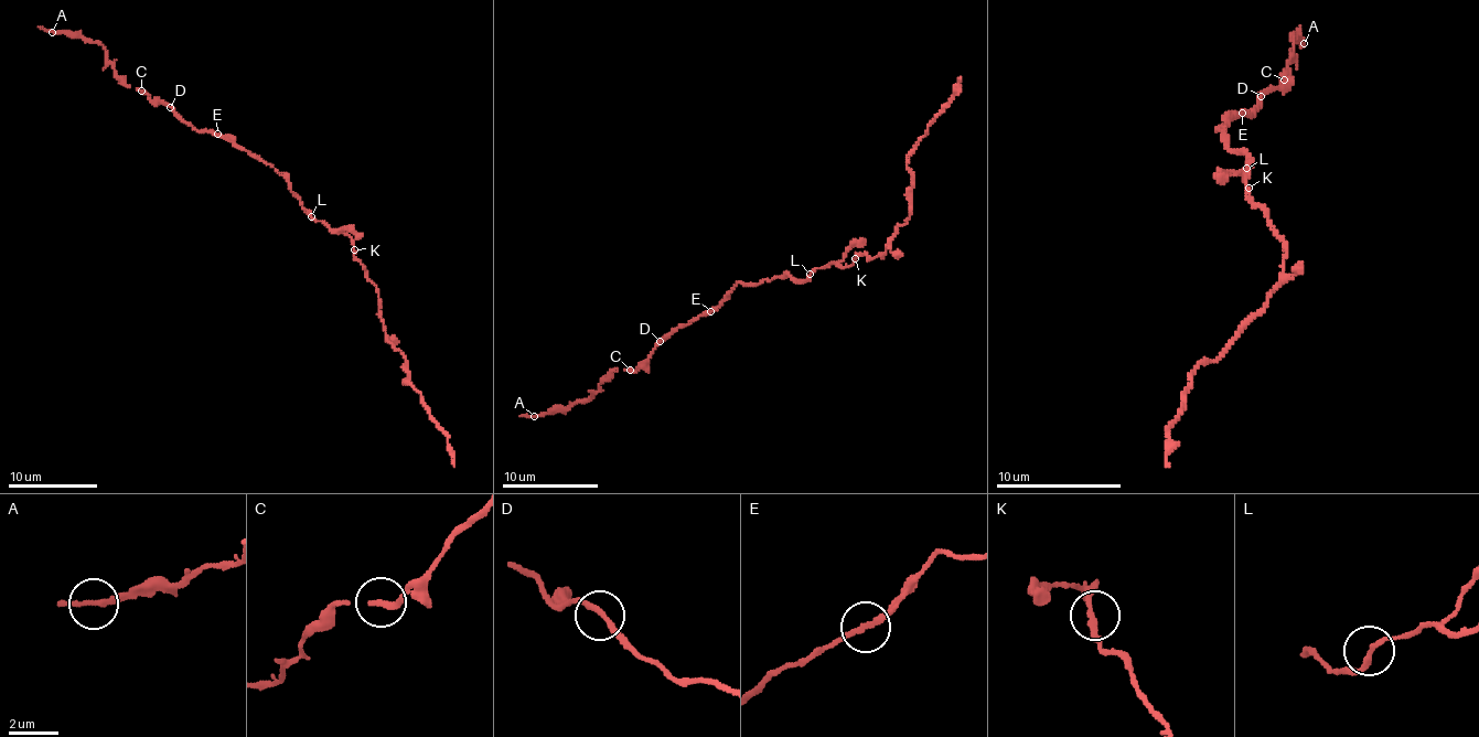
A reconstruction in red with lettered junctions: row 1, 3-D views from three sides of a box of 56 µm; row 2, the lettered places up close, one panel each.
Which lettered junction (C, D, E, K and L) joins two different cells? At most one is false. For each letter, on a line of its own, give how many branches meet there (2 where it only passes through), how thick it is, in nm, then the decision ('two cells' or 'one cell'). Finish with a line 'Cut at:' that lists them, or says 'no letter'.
C: branches 2; calibre 200 nm; one cell
D: branches 2; calibre 200 nm; one cell
E: branches 2; calibre 200 nm; one cell
K: branches 2; calibre 200 nm; one cell
L: branches 2; calibre 220 nm; one cell
Cut at: no letter

